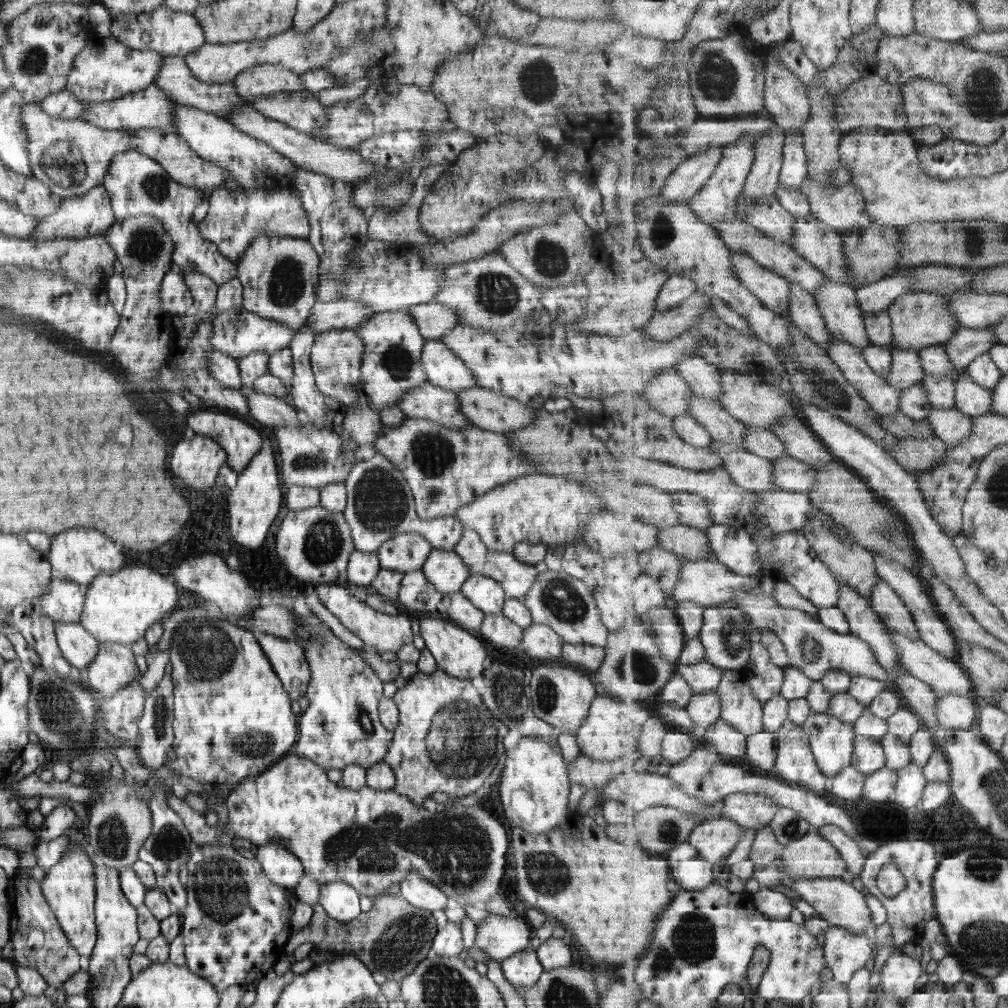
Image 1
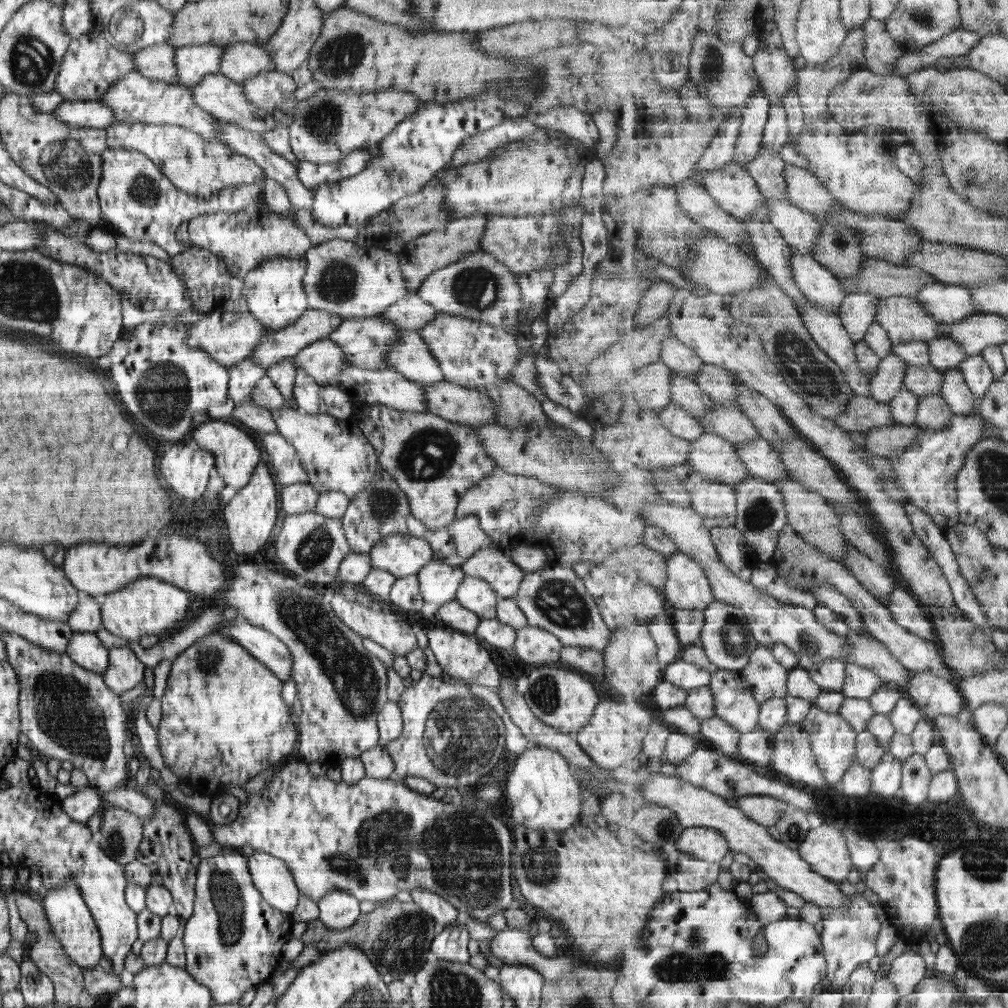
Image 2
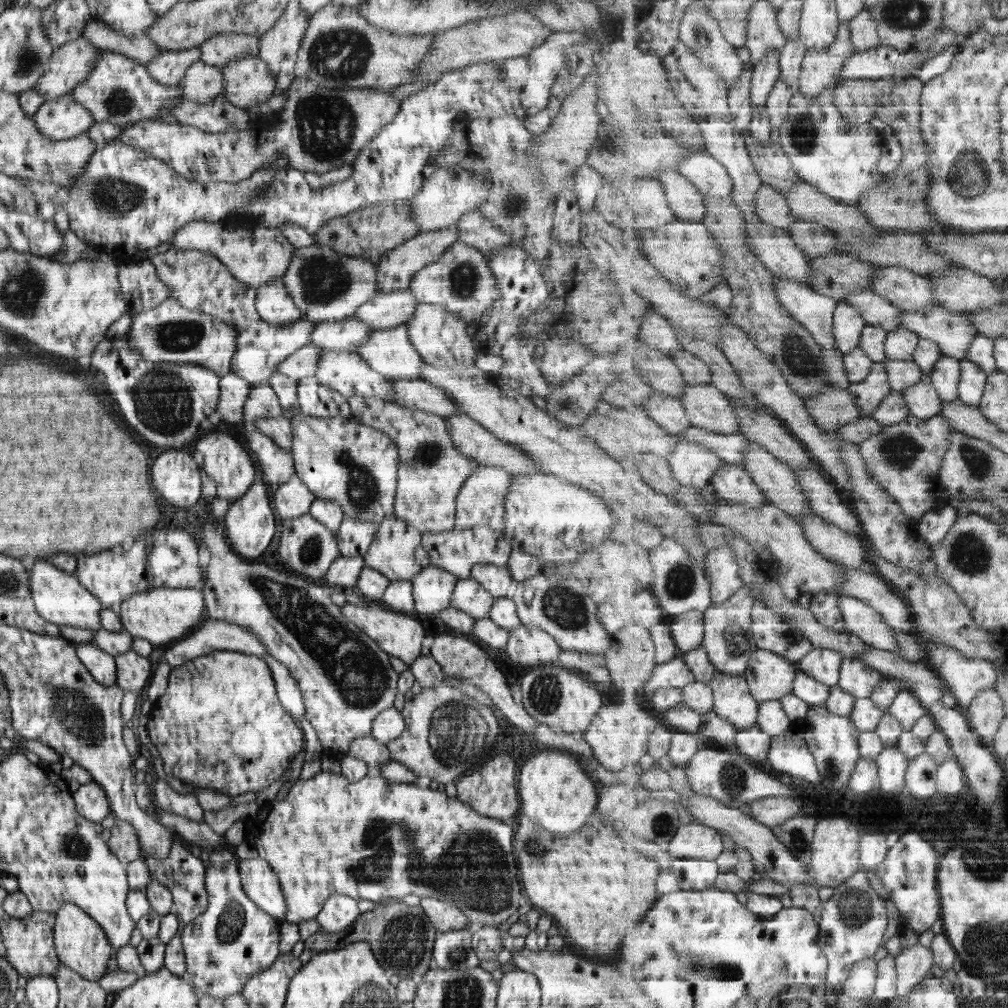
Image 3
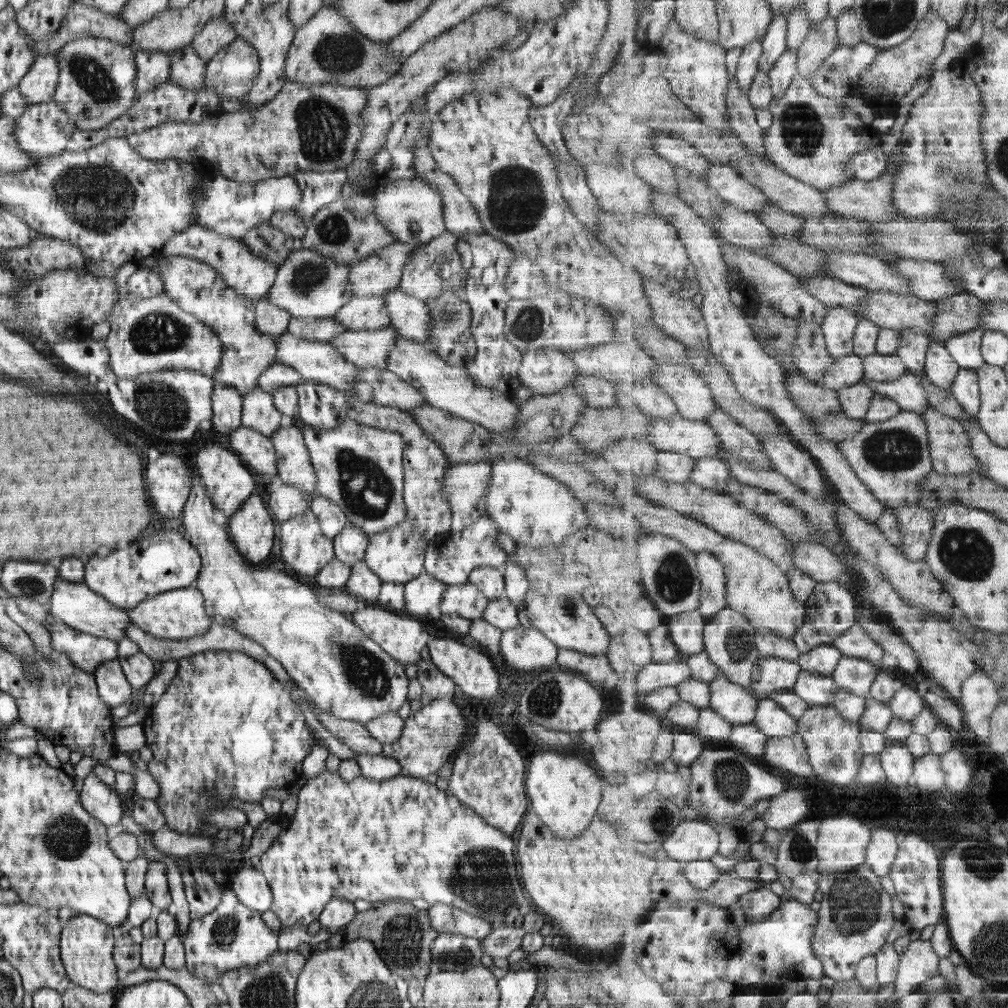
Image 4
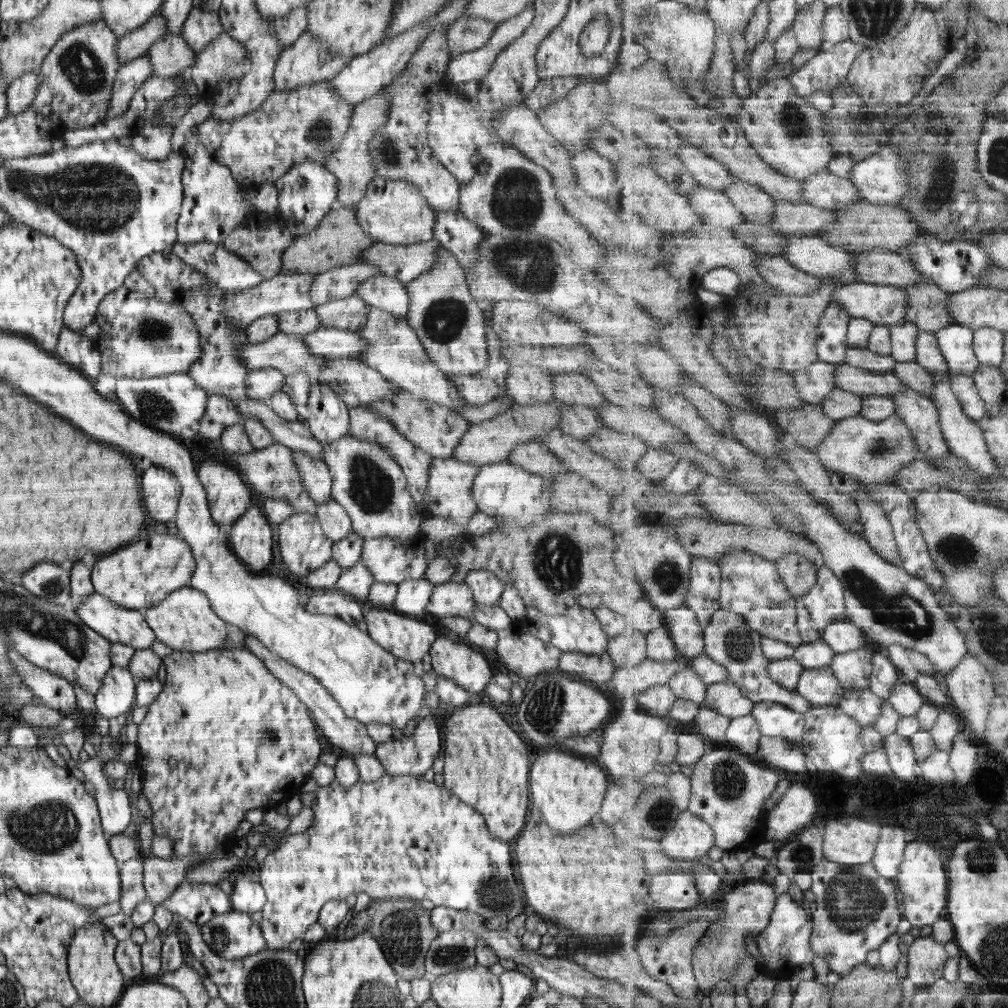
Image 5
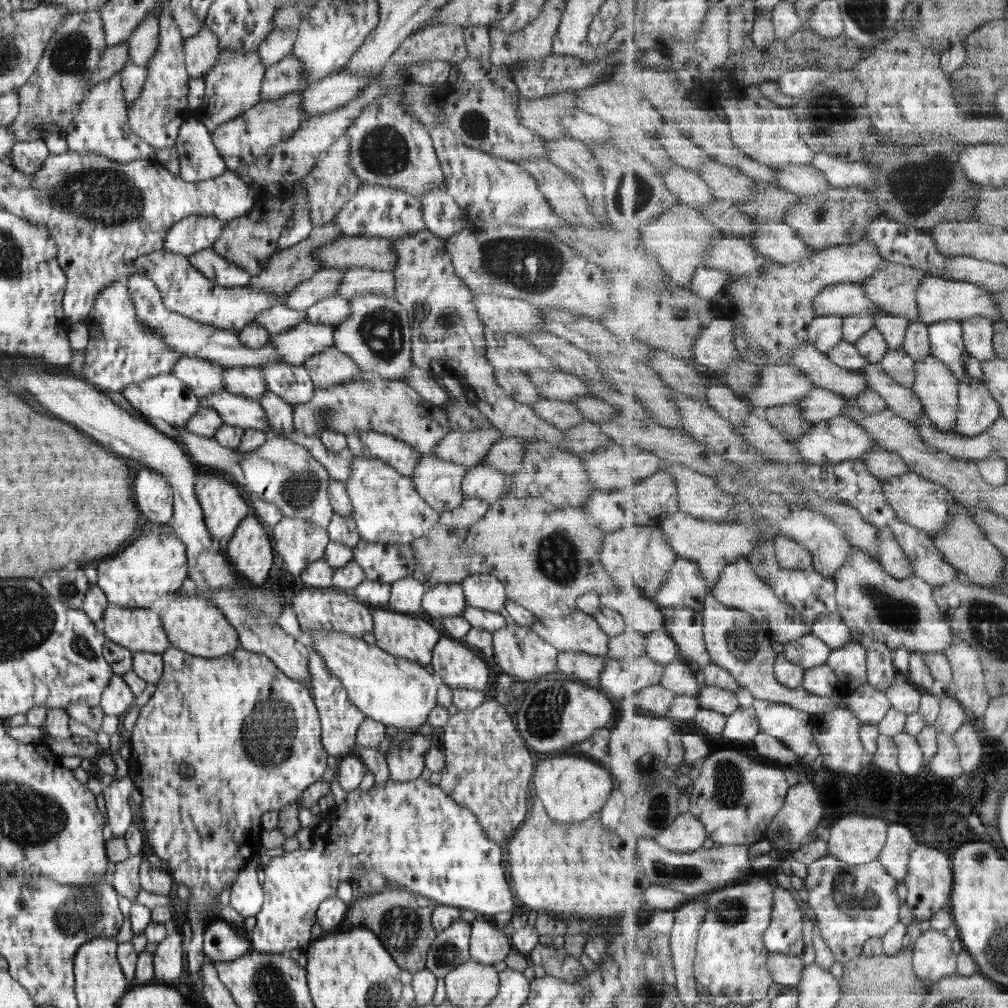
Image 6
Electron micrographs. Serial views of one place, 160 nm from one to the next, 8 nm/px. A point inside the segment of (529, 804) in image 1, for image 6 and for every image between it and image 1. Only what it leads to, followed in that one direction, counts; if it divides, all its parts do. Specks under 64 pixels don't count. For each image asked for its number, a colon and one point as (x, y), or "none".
2: (541, 790)
3: (555, 790)
4: (564, 791)
5: (568, 791)
6: (571, 789)

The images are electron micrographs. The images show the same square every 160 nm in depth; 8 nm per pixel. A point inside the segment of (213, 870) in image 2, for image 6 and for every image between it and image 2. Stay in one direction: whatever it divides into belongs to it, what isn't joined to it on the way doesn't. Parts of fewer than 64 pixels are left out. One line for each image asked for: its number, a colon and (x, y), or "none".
3: (233, 939)
4: (233, 935)
5: (232, 935)
6: (222, 942)

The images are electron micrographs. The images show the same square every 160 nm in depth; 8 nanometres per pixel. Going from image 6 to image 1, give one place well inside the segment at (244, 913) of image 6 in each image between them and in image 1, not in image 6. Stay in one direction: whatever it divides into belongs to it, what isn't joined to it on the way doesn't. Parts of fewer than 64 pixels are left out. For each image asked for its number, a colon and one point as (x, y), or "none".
1: (283, 868)
2: (273, 879)
3: (260, 882)
4: (251, 887)
5: (248, 896)

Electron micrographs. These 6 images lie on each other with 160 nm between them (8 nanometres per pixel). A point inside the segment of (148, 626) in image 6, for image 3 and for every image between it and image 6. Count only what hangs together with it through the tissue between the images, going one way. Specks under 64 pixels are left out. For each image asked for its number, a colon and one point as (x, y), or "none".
3: (59, 598)
4: (77, 606)
5: (117, 624)

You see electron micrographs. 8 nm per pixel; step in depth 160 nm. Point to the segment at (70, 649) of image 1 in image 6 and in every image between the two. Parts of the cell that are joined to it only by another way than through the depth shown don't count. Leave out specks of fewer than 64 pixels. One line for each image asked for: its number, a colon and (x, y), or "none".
2: (85, 649)
3: (102, 666)
4: (114, 689)
5: (116, 695)
6: (117, 698)

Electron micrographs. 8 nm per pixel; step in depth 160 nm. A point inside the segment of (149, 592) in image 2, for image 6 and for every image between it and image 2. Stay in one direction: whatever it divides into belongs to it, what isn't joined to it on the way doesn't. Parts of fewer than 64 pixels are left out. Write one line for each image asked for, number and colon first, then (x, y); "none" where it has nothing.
3: (159, 615)
4: (178, 614)
5: (184, 621)
6: (193, 625)

